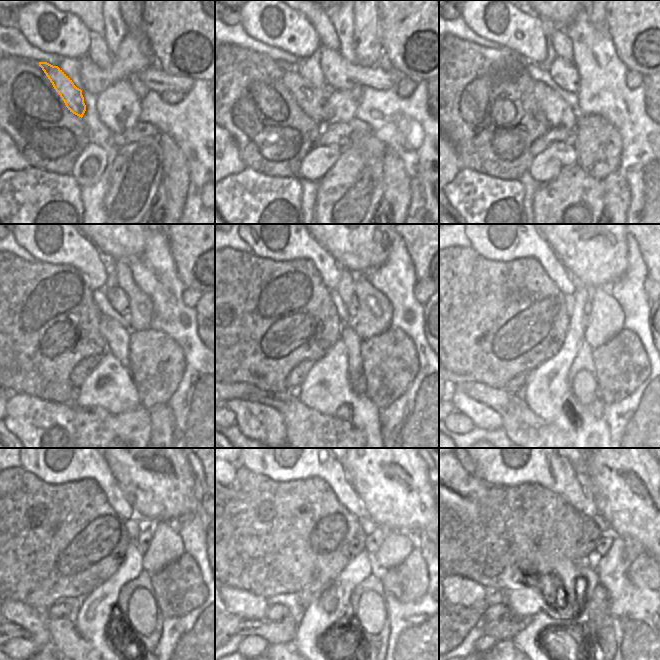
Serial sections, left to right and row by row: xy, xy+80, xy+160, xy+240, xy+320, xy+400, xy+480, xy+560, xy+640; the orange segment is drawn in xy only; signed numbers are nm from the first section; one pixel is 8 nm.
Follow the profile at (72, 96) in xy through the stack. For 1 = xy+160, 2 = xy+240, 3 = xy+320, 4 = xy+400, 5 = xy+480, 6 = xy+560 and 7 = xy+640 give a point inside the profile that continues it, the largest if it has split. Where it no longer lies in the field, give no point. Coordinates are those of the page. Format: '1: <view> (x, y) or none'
1: xy+160 (559, 114)
2: xy+240 (117, 337)
3: xy+320 (351, 340)
4: xy+400 (582, 382)
5: xy+480 (139, 608)
6: xy+560 (368, 601)
7: xy+640 (599, 627)

